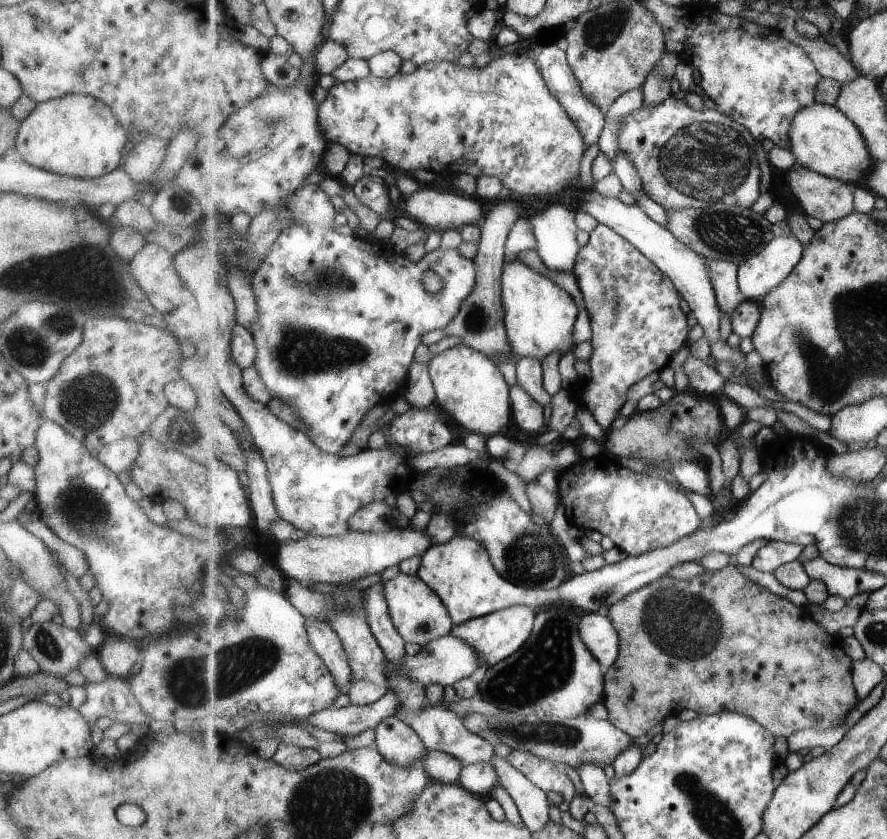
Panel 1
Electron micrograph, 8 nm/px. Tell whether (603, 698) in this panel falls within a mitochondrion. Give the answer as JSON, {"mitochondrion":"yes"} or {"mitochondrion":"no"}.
{"mitochondrion":"no"}

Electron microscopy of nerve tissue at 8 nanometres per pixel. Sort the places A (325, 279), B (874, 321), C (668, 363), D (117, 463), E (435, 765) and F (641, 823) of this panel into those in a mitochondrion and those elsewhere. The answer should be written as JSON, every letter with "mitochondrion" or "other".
{"A":"other","B":"mitochondrion","C":"other","D":"other","E":"other","F":"other"}

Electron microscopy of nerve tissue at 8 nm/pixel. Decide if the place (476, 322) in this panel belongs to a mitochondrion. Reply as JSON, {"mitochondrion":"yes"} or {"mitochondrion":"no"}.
{"mitochondrion":"yes"}

